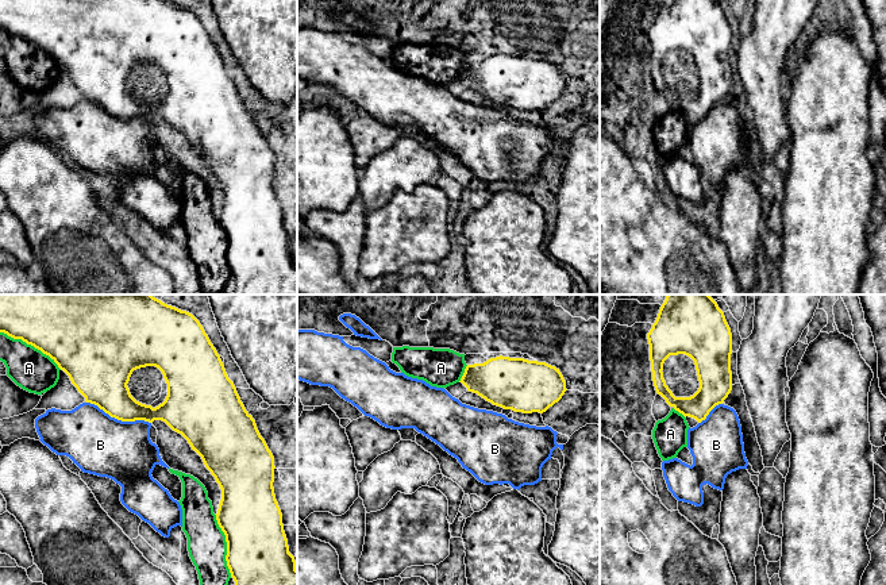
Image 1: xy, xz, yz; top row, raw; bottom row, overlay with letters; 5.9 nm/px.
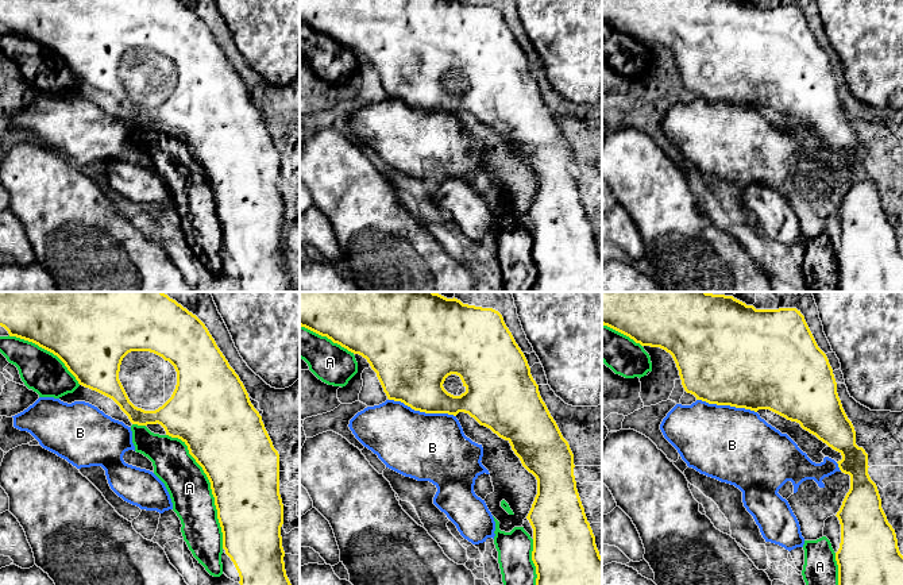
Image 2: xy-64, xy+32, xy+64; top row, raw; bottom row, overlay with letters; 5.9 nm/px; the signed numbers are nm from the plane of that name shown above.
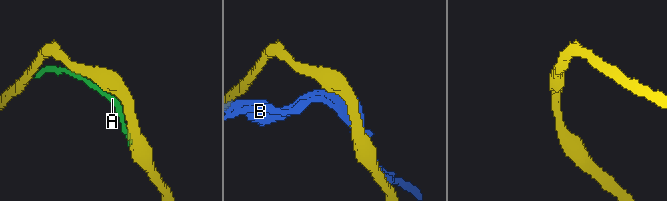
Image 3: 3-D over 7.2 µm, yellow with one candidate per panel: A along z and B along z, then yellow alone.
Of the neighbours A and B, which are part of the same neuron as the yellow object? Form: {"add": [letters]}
{"add": ["A"]}

